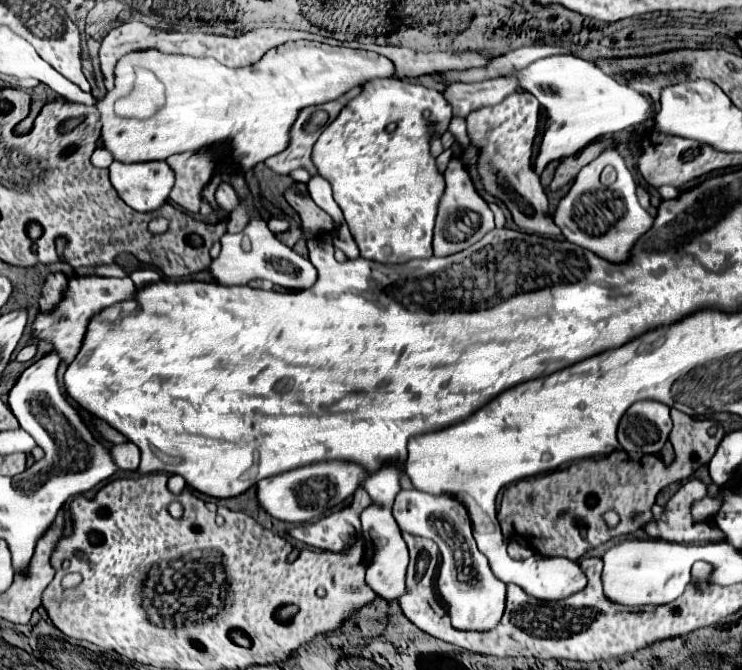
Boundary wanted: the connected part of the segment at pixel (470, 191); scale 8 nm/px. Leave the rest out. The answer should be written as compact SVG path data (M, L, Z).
M453 156L447 164L447 170L443 172L447 188L439 202L438 213L435 222L435 234L433 236L433 255L437 257L449 256L457 250L467 248L469 244L477 242L481 236L485 236L489 230L495 228L493 224L493 212L487 206L487 202L481 198L481 194L475 190L473 180L467 172L467 166L459 156Z

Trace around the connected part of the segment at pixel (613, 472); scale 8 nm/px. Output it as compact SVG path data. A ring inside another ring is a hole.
M671 410L671 420L673 430L669 440L675 448L675 462L671 466L665 466L655 456L641 456L635 460L635 456L617 450L605 458L579 460L567 468L507 486L497 510L497 520L501 522L505 538L531 546L543 556L565 556L579 560L593 546L599 546L621 534L637 532L641 528L639 516L649 512L651 520L651 506L657 492L673 482L689 478L699 464L709 462L725 436L723 428L715 422L693 420L679 410ZM559 510L567 510L567 514L559 516ZM607 510L615 510L621 516L621 522L615 528L607 526L603 520Z

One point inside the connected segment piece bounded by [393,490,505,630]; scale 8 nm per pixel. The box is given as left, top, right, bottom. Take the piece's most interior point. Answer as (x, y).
(476, 599)

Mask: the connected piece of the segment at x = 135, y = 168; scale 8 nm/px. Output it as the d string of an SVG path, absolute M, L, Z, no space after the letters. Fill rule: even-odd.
M165 160L123 164L113 162L109 166L111 184L127 206L137 212L151 212L169 200L169 192L175 180L173 170Z

